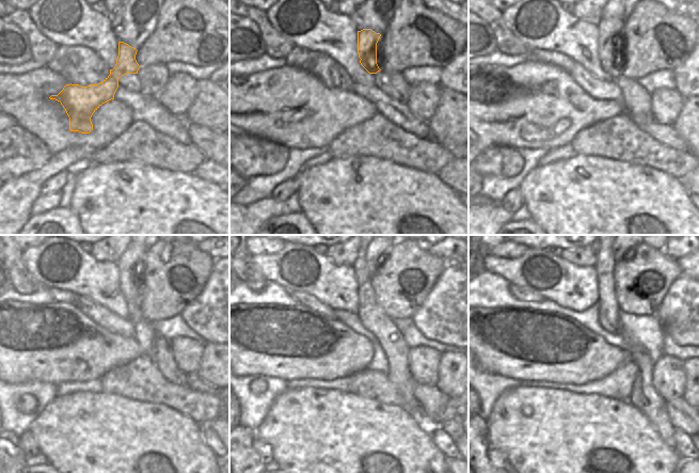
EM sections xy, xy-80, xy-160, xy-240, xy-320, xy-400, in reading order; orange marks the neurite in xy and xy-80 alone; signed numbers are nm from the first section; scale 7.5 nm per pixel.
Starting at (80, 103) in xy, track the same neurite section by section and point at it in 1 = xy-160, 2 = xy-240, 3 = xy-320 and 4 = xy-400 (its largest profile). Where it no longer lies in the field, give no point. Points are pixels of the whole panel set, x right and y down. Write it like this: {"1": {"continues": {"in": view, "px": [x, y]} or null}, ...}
{"1": {"continues": {"in": "xy-160", "px": [608, 28]}}, "2": {"continues": {"in": "xy-240", "px": [130, 263]}}, "3": {"continues": {"in": "xy-320", "px": [372, 256]}}, "4": {"continues": {"in": "xy-400", "px": [617, 256]}}}

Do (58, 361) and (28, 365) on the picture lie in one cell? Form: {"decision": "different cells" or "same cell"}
{"decision": "same cell"}

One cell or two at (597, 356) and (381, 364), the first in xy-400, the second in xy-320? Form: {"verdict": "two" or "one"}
{"verdict": "two"}

